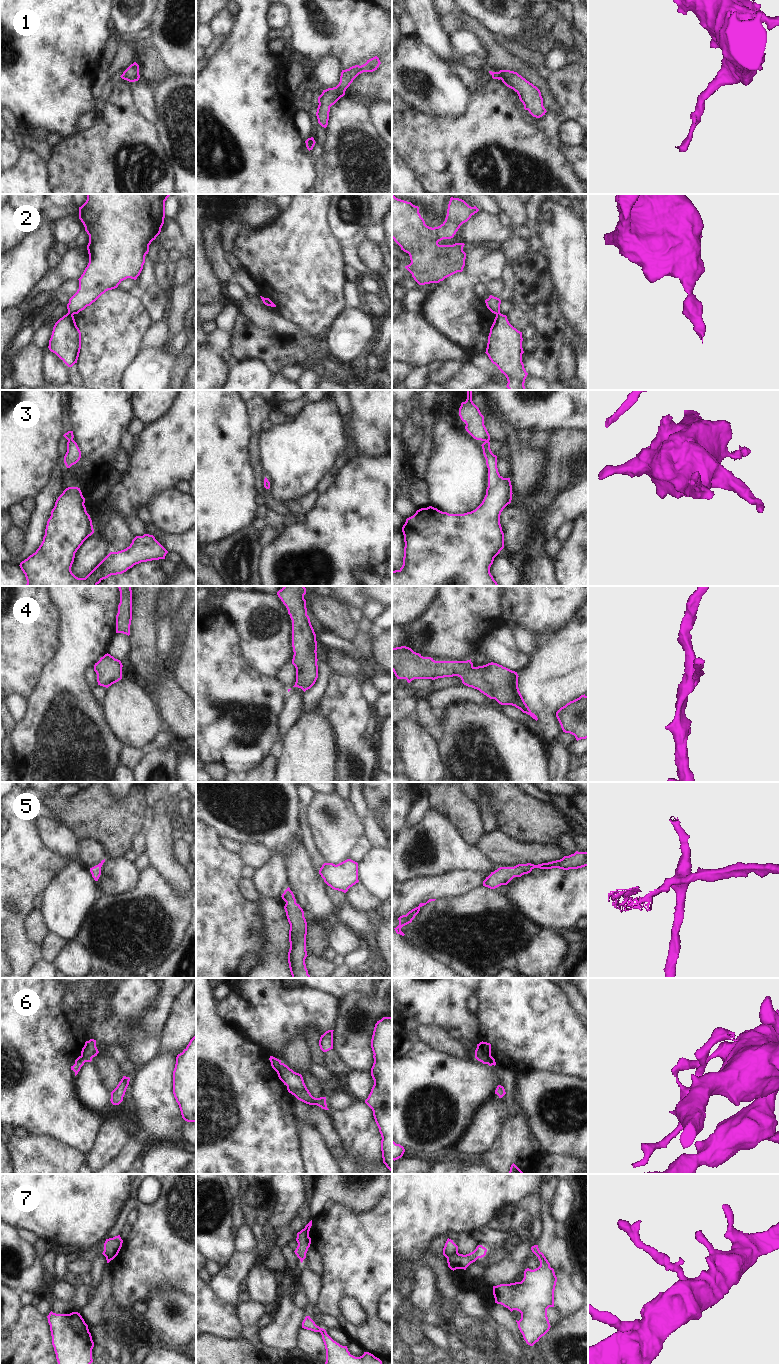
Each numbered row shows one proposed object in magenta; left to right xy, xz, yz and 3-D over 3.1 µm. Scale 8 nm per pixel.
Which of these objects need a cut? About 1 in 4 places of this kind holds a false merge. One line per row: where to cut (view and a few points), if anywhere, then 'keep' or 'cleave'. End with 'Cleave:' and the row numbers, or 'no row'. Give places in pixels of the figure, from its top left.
1: no cut | keep
2: xy (67, 313), (72, 315) | cleave
3: no cut | keep
4: no cut | keep
5: no cut | keep
6: xz (281, 1063), (277, 1072) | cleave
7: yz (457, 1252), (447, 1258) | cleave
Cleave: 2, 6, 7

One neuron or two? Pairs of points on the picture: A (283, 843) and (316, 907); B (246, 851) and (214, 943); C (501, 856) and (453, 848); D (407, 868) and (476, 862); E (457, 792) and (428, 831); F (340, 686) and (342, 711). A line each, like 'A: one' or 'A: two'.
A: one
B: two
C: two
D: one
E: two
F: one

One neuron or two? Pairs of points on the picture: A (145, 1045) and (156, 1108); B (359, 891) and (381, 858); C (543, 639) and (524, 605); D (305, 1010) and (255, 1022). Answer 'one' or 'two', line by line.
A: two
B: two
C: two
D: one

